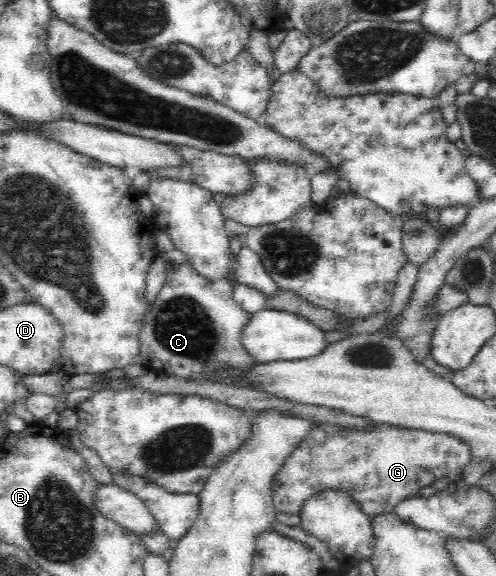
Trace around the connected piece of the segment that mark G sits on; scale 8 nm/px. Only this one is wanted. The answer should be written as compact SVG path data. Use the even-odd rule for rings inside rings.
M320 423L316 427L311 428L306 436L305 442L302 445L299 445L291 454L286 458L281 468L277 471L277 474L273 476L273 482L271 484L271 495L273 495L273 504L276 513L285 512L289 514L299 514L302 509L303 503L306 500L309 500L312 496L315 496L319 492L325 490L342 490L346 492L349 496L356 501L359 505L359 508L367 514L369 517L381 514L381 513L391 513L393 507L400 503L402 500L414 497L419 493L421 488L429 486L439 480L442 476L447 476L450 482L457 481L458 477L461 475L463 468L471 462L471 447L469 444L465 443L465 440L459 439L456 436L451 436L445 433L432 433L418 430L411 430L401 427L395 427L391 425L381 425L377 427L369 427L368 429L351 429L339 427L336 424L331 423Z

